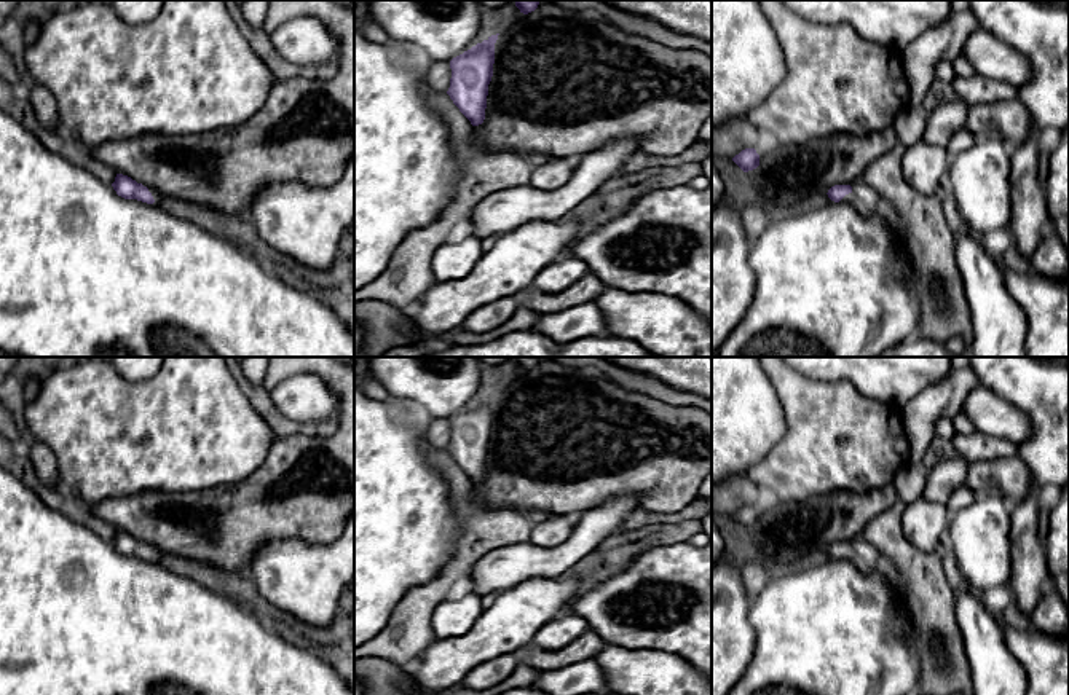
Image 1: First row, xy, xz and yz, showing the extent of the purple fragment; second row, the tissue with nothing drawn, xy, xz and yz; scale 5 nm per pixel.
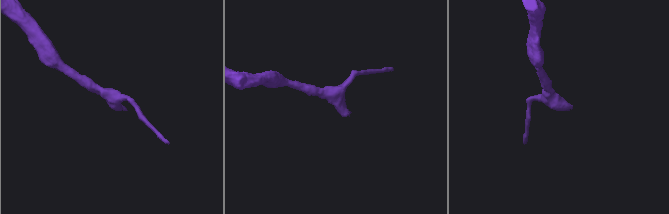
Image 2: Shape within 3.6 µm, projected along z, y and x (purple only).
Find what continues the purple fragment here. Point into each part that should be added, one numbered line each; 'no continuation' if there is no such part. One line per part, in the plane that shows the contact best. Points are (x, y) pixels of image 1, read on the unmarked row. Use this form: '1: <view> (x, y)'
1: yz (865, 557)

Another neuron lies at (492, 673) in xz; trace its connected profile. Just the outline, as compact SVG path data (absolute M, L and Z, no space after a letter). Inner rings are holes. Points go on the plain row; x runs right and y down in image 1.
M504 654L495 660L487 660L480 666L472 668L461 681L463 689L482 692L499 685L519 666L520 660L515 654Z

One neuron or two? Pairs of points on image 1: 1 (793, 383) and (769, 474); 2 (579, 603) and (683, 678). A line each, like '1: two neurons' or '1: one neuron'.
1: one neuron
2: two neurons

